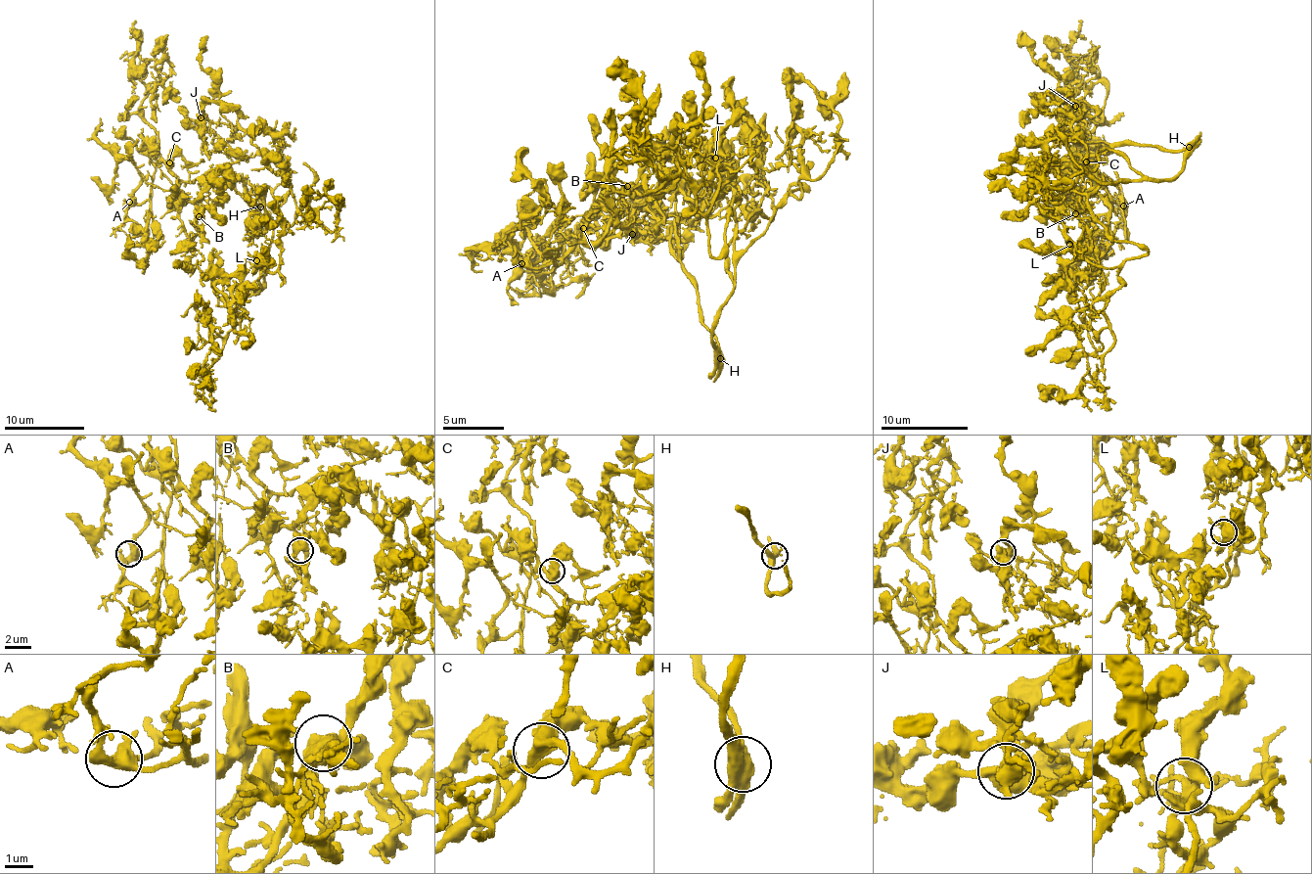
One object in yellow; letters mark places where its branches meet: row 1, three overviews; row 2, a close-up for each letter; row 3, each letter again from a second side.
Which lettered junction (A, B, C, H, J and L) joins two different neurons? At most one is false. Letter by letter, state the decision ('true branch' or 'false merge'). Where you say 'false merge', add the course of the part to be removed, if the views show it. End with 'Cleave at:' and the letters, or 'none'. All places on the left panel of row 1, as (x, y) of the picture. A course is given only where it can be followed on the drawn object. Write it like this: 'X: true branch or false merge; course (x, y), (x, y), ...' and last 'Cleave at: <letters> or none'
A: true branch
B: true branch
C: true branch
H: true branch
J: true branch
L: true branch
Cleave at: none

